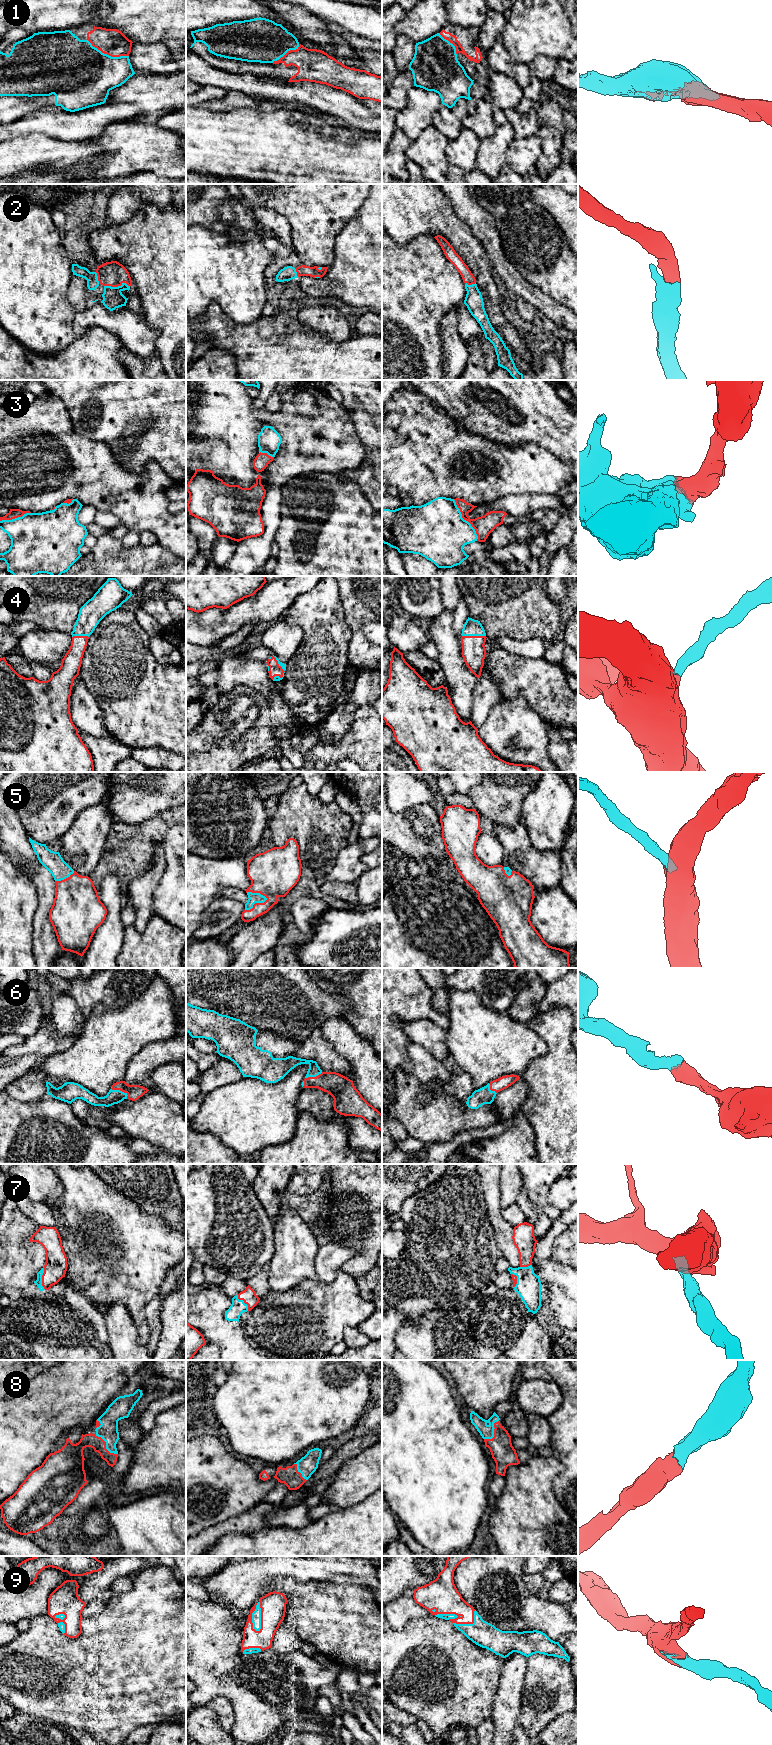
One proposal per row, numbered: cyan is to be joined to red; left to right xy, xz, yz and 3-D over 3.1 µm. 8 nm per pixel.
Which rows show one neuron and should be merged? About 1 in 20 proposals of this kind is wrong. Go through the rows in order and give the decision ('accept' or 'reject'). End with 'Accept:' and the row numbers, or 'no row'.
1: accept
2: accept
3: accept
4: accept
5: accept
6: accept
7: accept
8: accept
9: accept
Accept: 1, 2, 3, 4, 5, 6, 7, 8, 9

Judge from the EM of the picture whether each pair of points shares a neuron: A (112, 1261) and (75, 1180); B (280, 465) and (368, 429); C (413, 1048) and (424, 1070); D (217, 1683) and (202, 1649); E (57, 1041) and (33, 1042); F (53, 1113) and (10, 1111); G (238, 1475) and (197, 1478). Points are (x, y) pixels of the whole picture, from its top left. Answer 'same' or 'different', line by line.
A: same
B: different
C: same
D: same
E: same
F: same
G: same

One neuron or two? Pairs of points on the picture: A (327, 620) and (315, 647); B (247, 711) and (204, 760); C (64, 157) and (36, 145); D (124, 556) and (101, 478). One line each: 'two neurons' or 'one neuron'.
A: one neuron
B: two neurons
C: one neuron
D: two neurons

